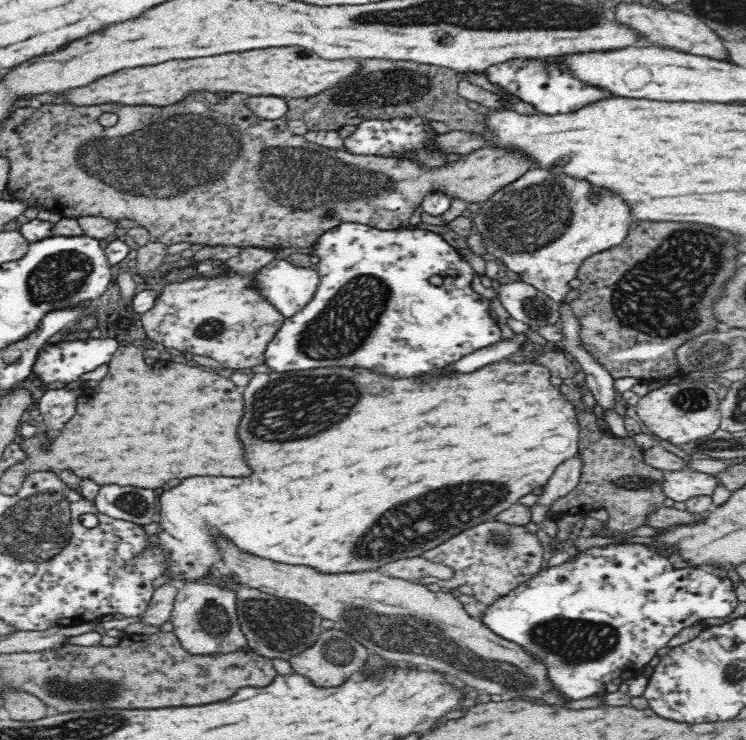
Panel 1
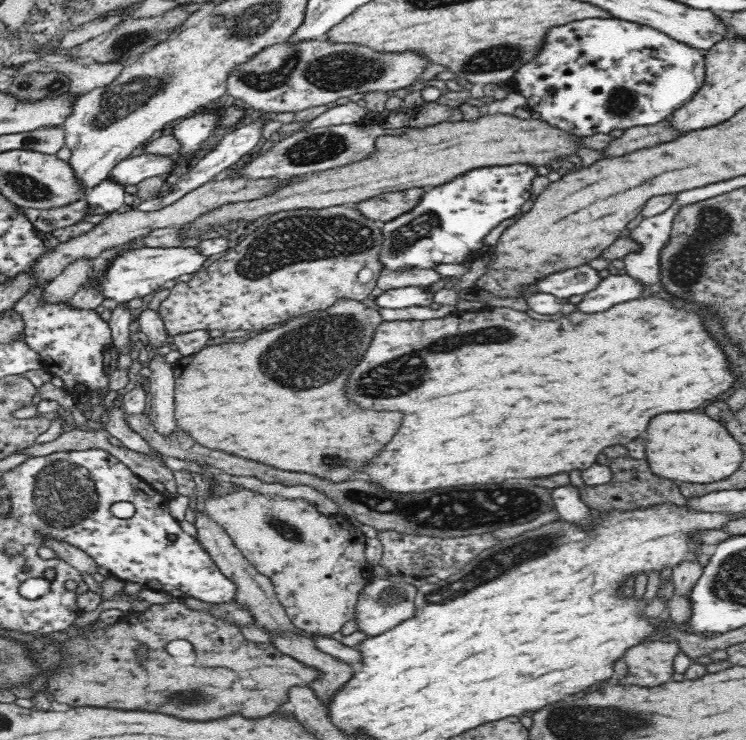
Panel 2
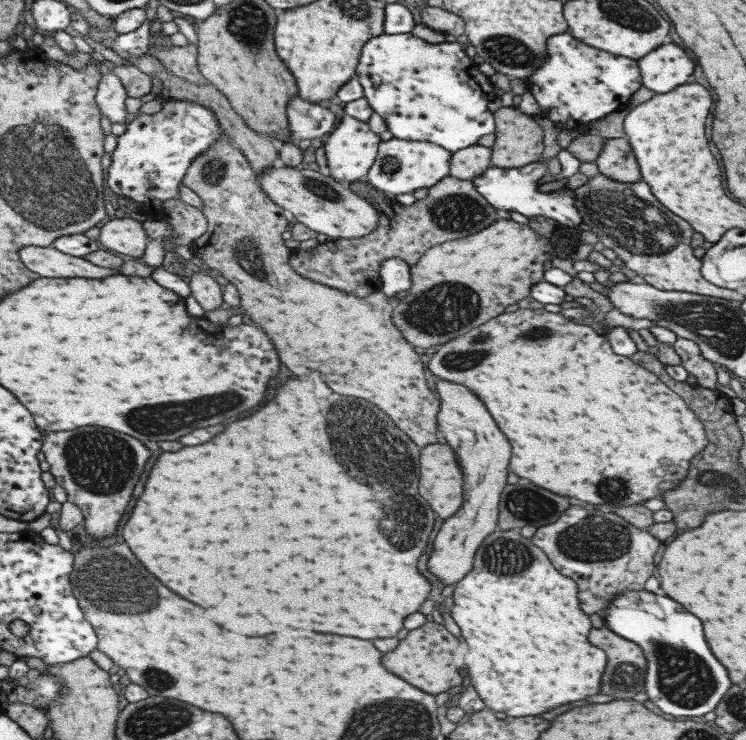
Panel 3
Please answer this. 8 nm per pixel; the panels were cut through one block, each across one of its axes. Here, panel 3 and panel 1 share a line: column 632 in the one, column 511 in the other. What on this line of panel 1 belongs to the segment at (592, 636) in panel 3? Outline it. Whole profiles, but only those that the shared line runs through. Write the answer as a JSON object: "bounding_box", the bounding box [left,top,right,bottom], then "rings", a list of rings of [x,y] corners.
{"bounding_box":[220,540,564,704],"rings":[[[222,540],[220,548],[224,552],[224,562],[230,566],[232,577],[243,586],[261,590],[288,600],[296,600],[318,613],[320,618],[332,621],[338,630],[346,632],[354,641],[362,644],[370,654],[376,654],[394,664],[412,664],[423,671],[440,671],[456,680],[456,684],[472,686],[488,694],[500,696],[530,696],[542,698],[550,704],[562,704],[564,700],[552,694],[552,684],[546,680],[546,667],[533,660],[520,646],[509,642],[486,627],[480,618],[470,617],[454,591],[440,589],[433,592],[426,584],[394,578],[380,570],[367,570],[357,573],[322,574],[310,566],[290,566],[280,562],[270,562],[244,554],[232,542]]]}

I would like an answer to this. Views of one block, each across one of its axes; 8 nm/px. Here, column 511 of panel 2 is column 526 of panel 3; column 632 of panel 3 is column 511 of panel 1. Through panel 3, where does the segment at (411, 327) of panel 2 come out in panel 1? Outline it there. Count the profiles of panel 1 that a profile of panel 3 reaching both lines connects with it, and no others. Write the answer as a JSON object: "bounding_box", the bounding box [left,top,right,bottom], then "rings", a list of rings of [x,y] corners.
{"bounding_box":[144,361,580,583],"rings":[[[510,361],[490,364],[472,374],[450,374],[430,380],[416,380],[416,378],[392,380],[356,367],[353,369],[322,367],[283,373],[273,371],[251,374],[244,388],[244,416],[238,426],[238,436],[240,442],[244,444],[244,460],[252,468],[252,474],[248,478],[186,478],[180,486],[164,492],[160,496],[160,511],[156,518],[161,529],[148,536],[144,549],[162,549],[162,553],[167,556],[162,562],[164,572],[160,581],[181,580],[184,583],[200,581],[209,583],[209,580],[205,580],[210,576],[214,562],[222,560],[222,554],[218,552],[212,540],[218,534],[232,540],[240,550],[248,554],[256,554],[260,558],[284,564],[312,566],[322,574],[379,570],[380,567],[403,558],[422,557],[427,550],[446,542],[446,539],[480,523],[494,521],[496,514],[510,508],[512,503],[518,503],[522,496],[530,494],[534,488],[547,486],[547,480],[551,479],[554,470],[579,452],[580,429],[574,405],[550,384],[550,376],[550,371],[538,363]]]}

